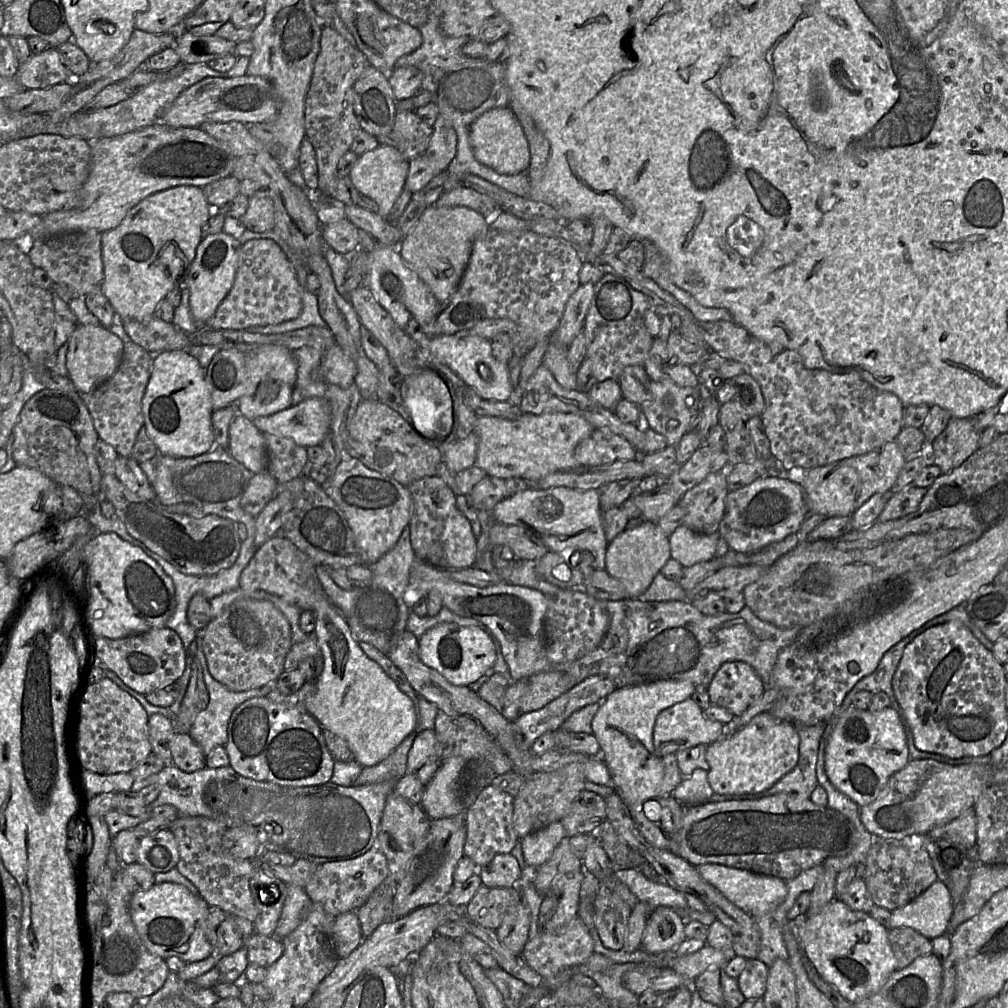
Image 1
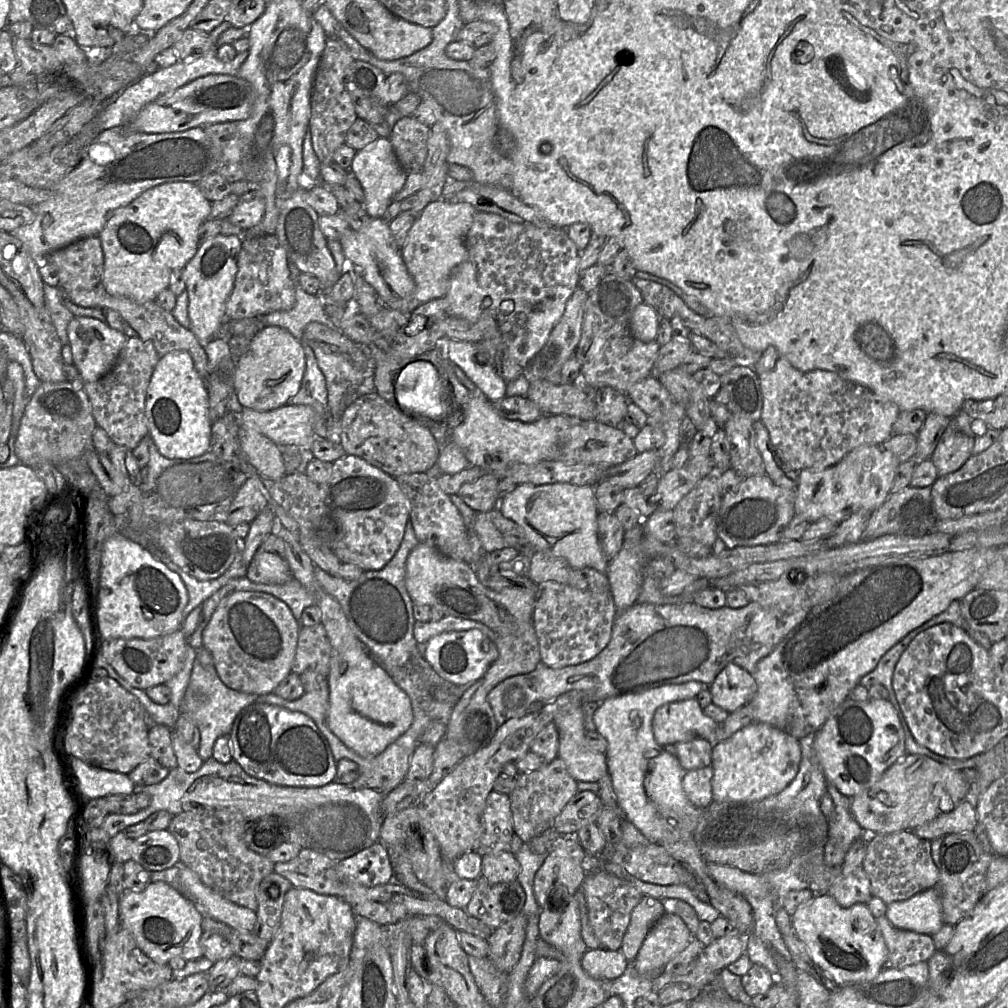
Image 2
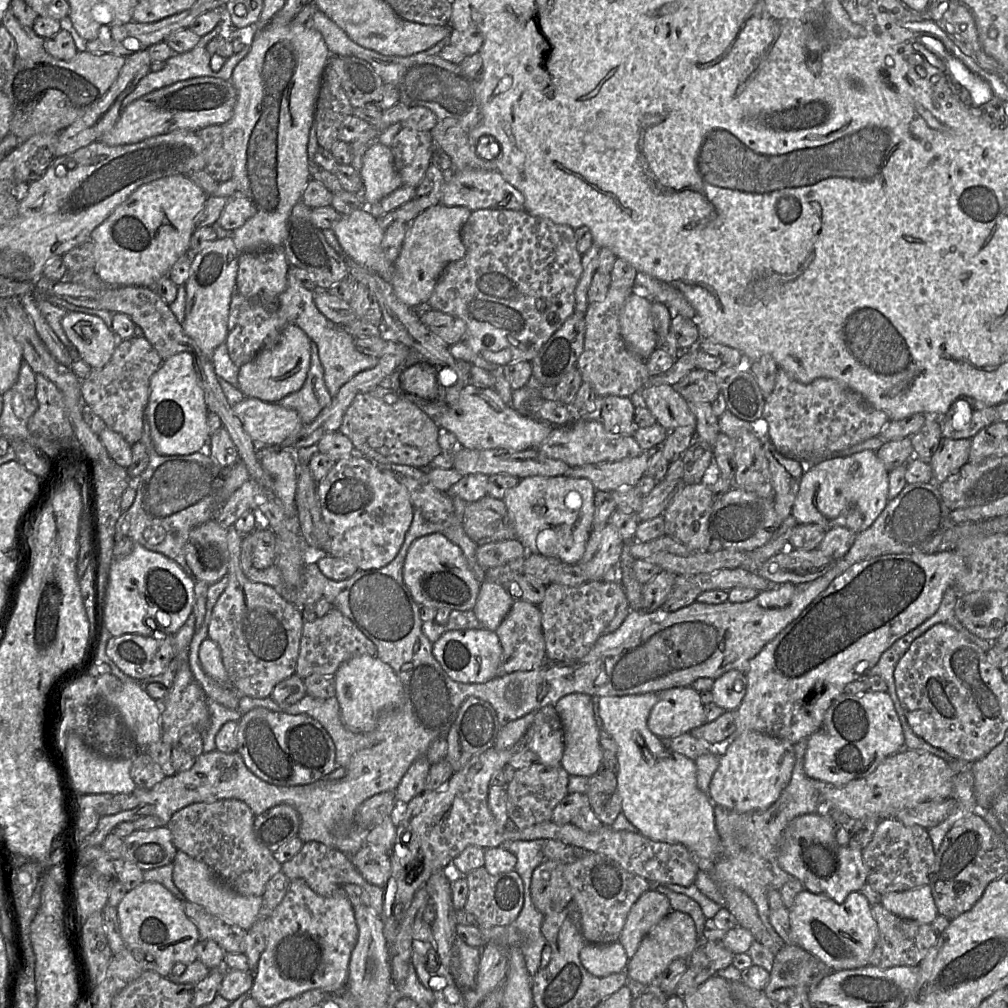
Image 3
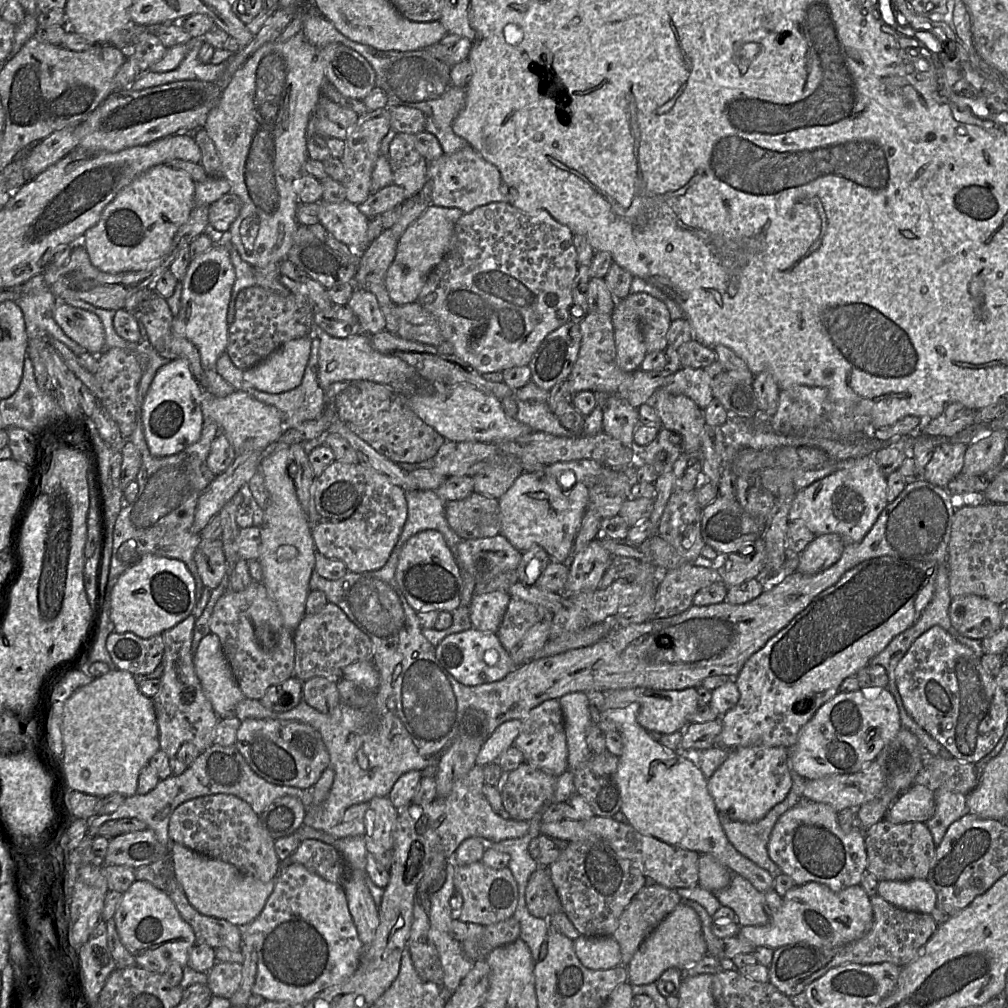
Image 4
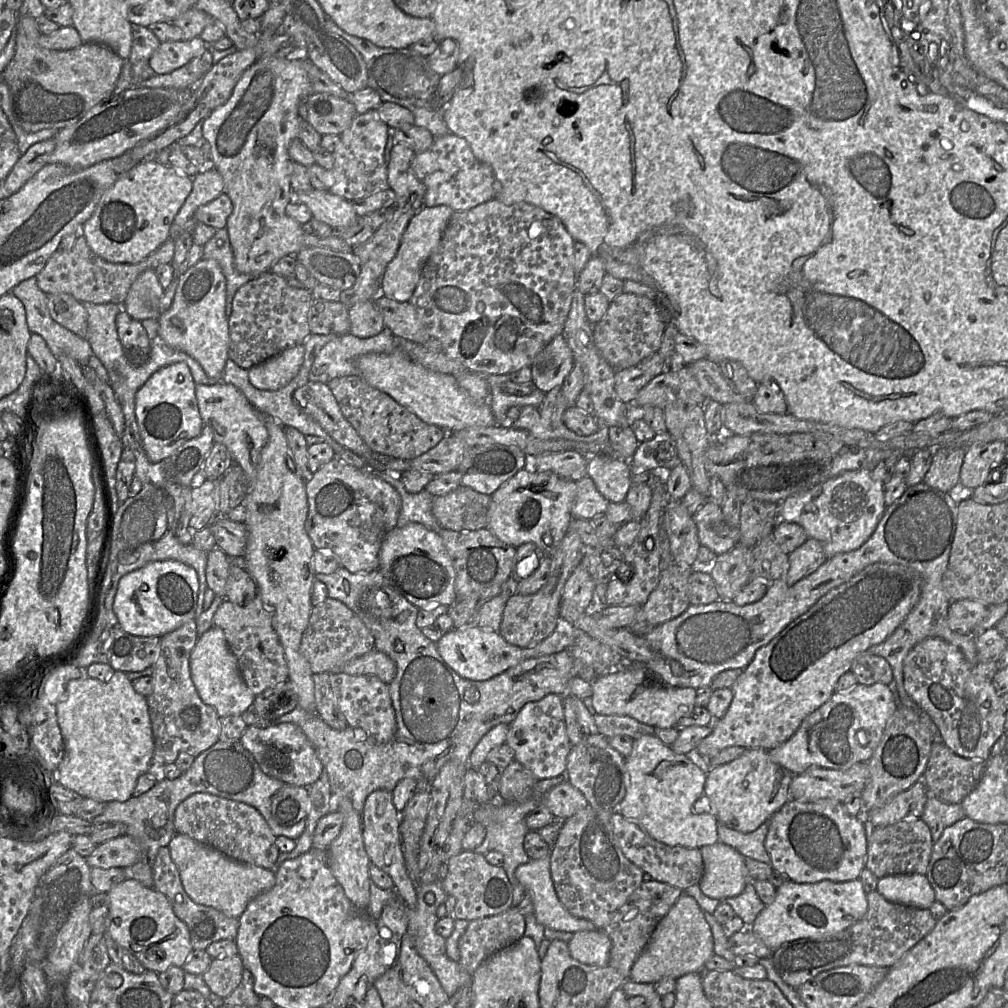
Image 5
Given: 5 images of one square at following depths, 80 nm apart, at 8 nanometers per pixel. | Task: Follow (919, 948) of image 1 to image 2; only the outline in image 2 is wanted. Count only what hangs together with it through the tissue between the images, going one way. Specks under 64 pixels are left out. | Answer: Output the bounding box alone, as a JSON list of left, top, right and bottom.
[877,915,936,969]

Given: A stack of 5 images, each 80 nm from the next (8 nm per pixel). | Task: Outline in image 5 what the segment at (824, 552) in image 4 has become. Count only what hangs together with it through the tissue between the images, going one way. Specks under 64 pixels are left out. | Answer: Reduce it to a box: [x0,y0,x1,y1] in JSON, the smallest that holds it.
[785,539,827,586]

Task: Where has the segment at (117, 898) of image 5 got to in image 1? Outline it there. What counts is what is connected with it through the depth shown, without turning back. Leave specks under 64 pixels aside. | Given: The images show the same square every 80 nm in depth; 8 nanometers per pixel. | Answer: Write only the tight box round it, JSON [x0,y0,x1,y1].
[129,882,214,962]

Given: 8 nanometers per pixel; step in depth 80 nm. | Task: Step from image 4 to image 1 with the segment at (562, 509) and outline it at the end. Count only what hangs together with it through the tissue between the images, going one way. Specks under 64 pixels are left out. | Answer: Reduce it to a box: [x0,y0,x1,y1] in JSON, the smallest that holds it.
[491,486,608,570]

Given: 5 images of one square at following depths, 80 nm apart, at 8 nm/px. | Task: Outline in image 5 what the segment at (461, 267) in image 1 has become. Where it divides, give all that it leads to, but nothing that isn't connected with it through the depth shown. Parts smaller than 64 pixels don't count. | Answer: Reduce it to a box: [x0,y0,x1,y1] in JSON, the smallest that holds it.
[382,205,454,302]

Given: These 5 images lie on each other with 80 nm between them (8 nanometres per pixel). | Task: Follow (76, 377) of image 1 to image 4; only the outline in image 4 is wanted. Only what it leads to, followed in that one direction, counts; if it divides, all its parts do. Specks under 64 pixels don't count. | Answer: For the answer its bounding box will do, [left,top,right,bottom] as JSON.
[53,300,105,355]

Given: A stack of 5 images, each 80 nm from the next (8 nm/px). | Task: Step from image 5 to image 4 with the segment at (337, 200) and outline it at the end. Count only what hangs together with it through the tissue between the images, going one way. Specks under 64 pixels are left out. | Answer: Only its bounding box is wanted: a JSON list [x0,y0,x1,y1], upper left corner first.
[319,200,370,252]

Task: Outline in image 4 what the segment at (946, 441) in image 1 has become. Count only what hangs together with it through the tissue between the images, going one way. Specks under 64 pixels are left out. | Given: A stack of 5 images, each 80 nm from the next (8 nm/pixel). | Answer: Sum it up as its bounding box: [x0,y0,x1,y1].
[921,442,967,488]

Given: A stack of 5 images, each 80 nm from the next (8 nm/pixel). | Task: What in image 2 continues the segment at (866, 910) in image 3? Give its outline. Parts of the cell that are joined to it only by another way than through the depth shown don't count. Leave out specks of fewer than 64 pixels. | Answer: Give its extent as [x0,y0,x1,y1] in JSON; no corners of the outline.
[791,894,887,987]

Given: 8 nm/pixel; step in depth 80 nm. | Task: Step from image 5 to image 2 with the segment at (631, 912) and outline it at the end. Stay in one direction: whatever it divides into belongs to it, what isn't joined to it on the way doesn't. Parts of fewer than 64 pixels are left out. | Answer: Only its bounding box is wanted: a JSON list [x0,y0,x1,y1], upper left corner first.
[621,896,664,961]

